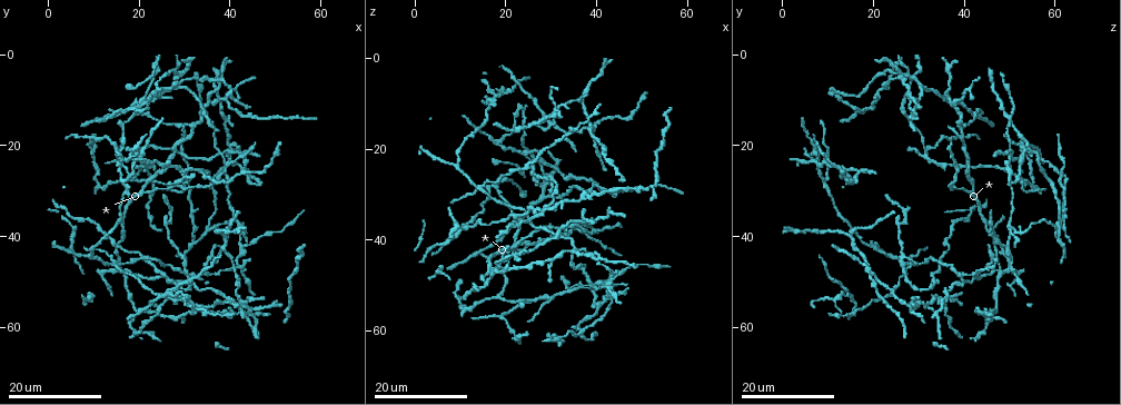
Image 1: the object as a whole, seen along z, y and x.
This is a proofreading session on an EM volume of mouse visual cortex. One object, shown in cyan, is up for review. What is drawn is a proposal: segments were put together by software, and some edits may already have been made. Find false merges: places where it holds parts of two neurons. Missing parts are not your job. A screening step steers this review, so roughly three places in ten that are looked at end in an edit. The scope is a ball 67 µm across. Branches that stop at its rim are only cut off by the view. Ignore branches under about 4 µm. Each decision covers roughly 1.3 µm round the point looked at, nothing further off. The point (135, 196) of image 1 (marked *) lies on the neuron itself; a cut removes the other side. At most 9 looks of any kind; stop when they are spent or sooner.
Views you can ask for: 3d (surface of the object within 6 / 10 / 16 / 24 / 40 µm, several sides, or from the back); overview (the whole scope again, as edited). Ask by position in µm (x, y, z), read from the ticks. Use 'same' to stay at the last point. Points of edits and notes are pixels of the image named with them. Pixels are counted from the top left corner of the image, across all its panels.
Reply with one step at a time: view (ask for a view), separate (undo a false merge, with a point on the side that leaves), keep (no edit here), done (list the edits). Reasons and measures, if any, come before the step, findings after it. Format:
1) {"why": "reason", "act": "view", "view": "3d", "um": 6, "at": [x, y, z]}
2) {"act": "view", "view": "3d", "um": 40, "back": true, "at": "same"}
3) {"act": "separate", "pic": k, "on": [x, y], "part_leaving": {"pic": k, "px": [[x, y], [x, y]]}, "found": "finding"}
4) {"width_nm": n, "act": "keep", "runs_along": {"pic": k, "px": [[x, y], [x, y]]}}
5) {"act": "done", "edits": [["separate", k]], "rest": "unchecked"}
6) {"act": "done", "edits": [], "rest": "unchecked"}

{"why": "looks like a crossing", "act": "view", "view": "3d", "um": 16, "at": [14.5, 46.0, 29.0]}

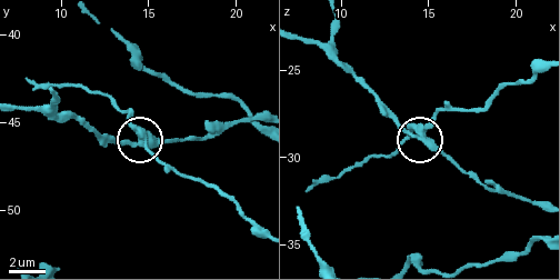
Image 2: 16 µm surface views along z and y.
{"why": "closer look", "act": "view", "view": "3d", "um": 10, "at": [14.5, 46.0, 28.7]}

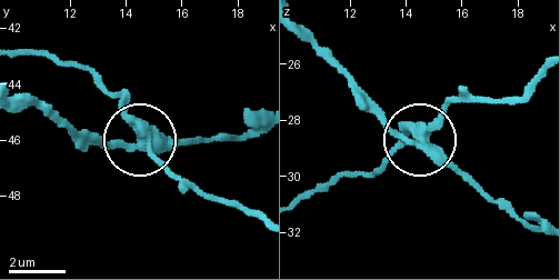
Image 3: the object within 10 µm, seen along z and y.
{"arms": 4, "act": "separate", "pic": 3, "on": [122, 97], "found": "a second neuron is stuck on"}

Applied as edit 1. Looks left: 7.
{"why": "three-way junction", "act": "view", "view": "3d", "um": 16, "at": [29.5, 57.0, 45.0]}

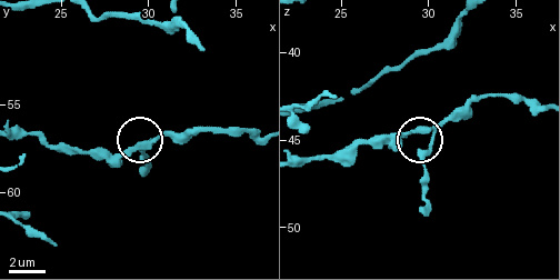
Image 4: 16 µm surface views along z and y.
{"why": "zoom in", "act": "view", "view": "3d", "um": 6, "at": [30.2, 57.1, 45.1]}

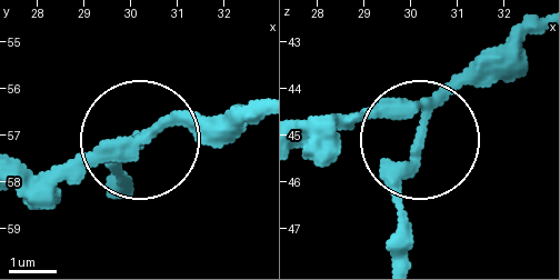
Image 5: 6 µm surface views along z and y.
{"side_arm_um": 5, "act": "keep", "found": "continuous, no second neuron"}

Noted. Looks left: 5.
{"act": "view", "view": "3d", "um": 24, "at": [23.5, 26.0, 41.0]}

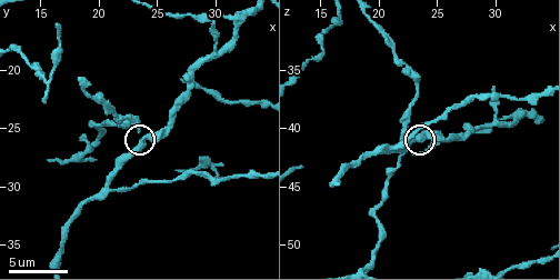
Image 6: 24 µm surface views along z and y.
{"act": "view", "view": "3d", "um": 6, "at": [23.8, 25.8, 40.6]}

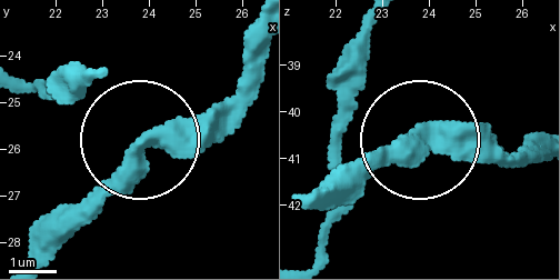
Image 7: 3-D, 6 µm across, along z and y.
{"side_arm_um": 45, "act": "keep", "runs_along": {"pic": 7, "px": [[32, 256], [136, 140], [60, 69]]}, "found": "continuous, no second neuron"}

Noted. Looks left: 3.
{"why": "side arm on a straight run", "act": "view", "view": "3d", "um": 16, "at": [18.0, 26.5, 8.0]}

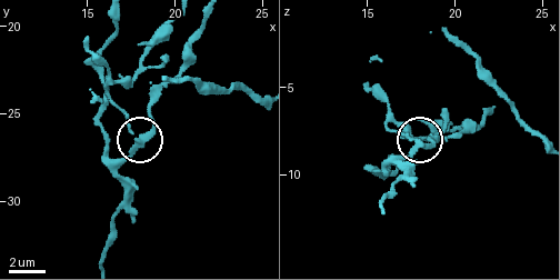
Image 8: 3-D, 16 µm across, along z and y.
{"why": "closer look", "act": "view", "view": "3d", "um": 10, "at": [17.9, 26.5, 8.3]}

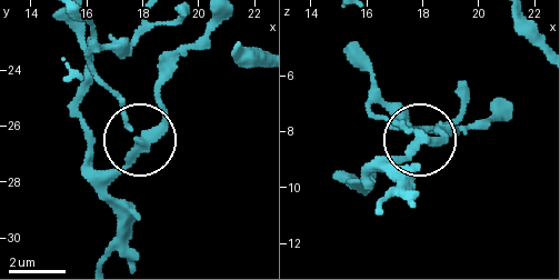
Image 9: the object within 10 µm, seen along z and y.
{"arms": 3, "act": "separate", "pic": 9, "on": [123, 112], "found": "two neurons meet here"}

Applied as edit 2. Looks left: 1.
{"act": "done", "edits": [["separate", 3], ["separate", 9]], "rest": "unchecked"}

